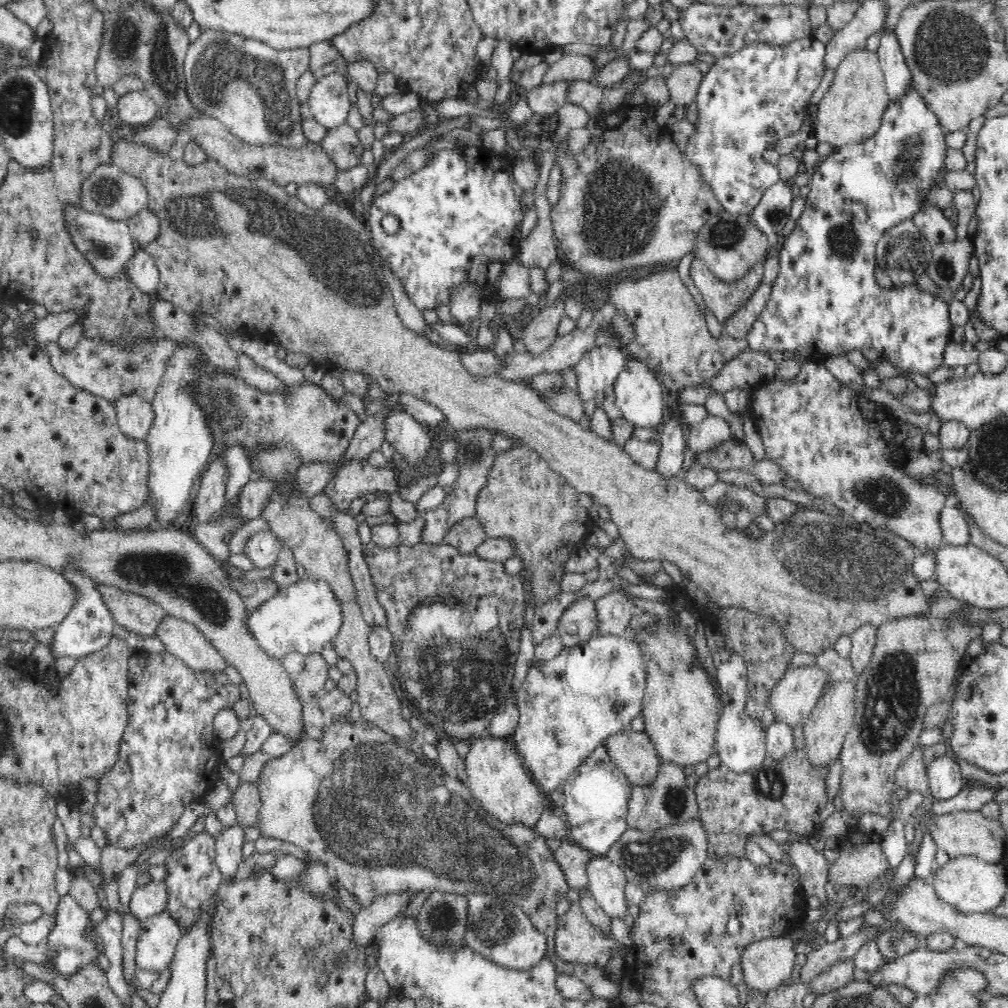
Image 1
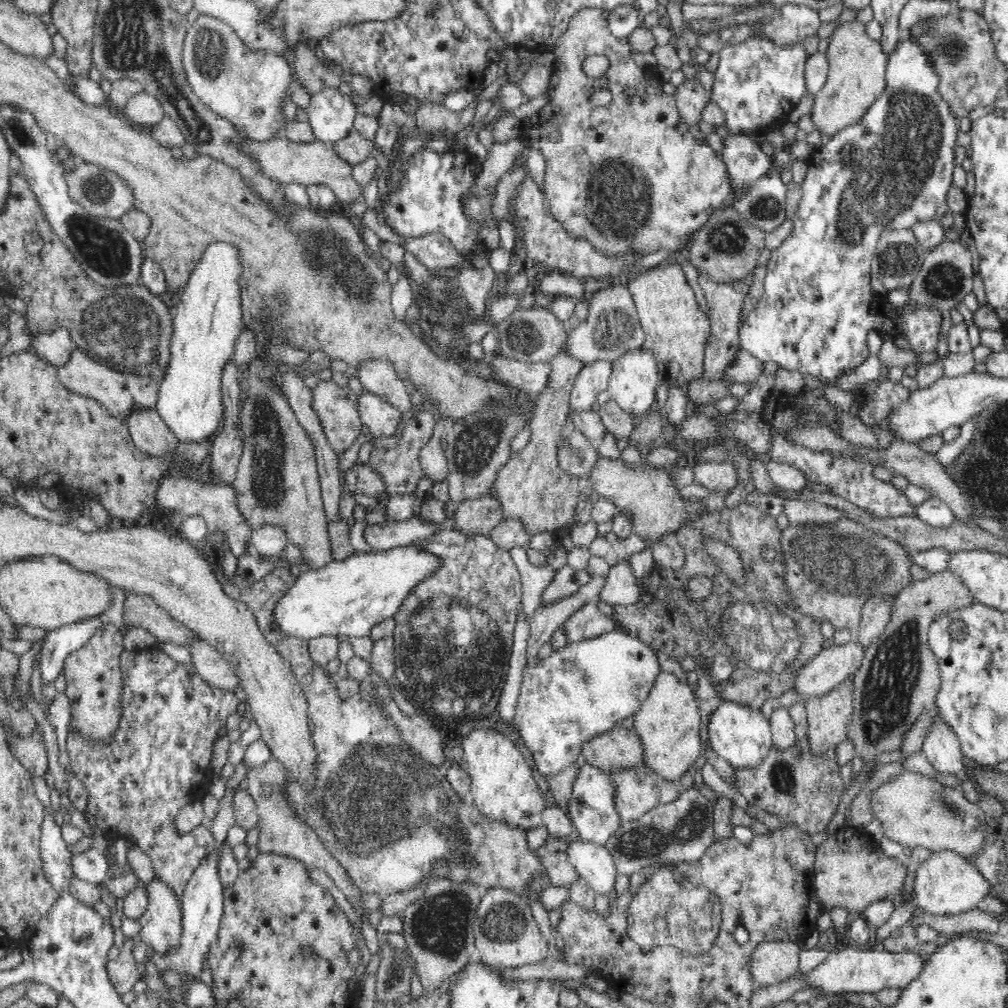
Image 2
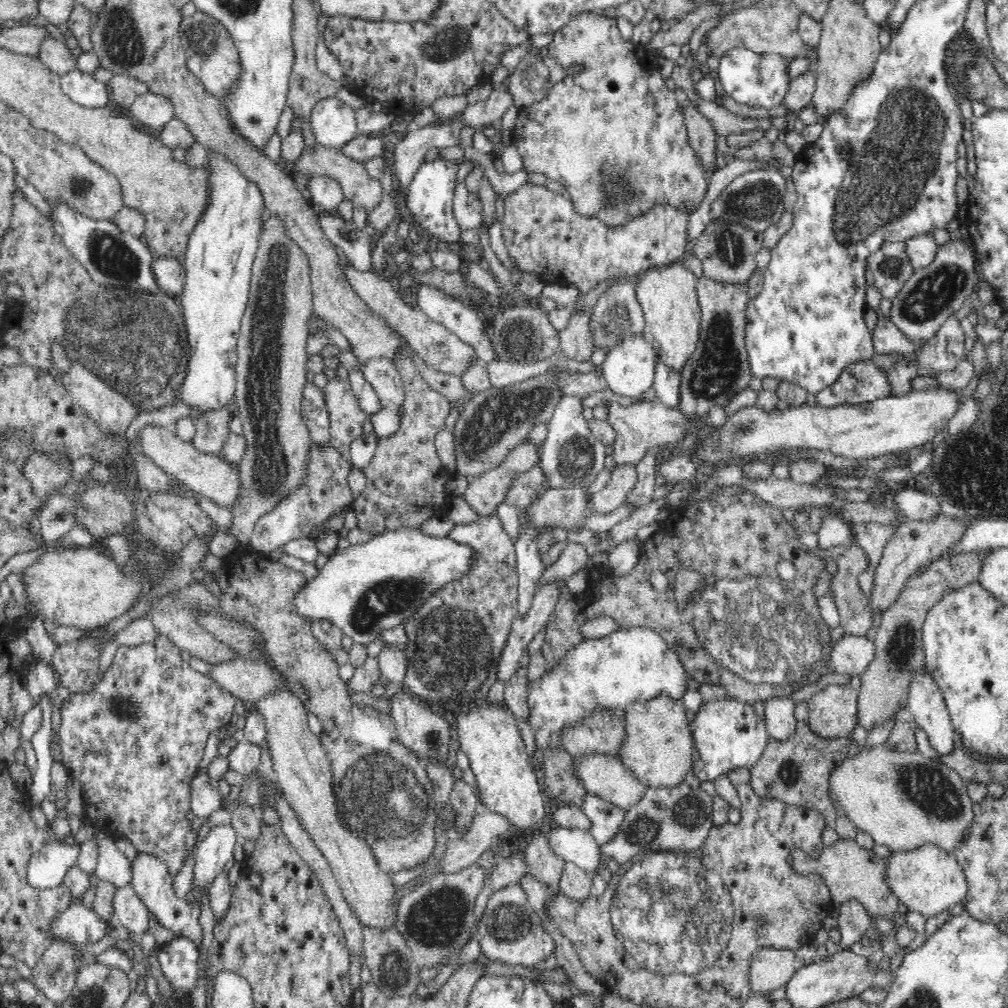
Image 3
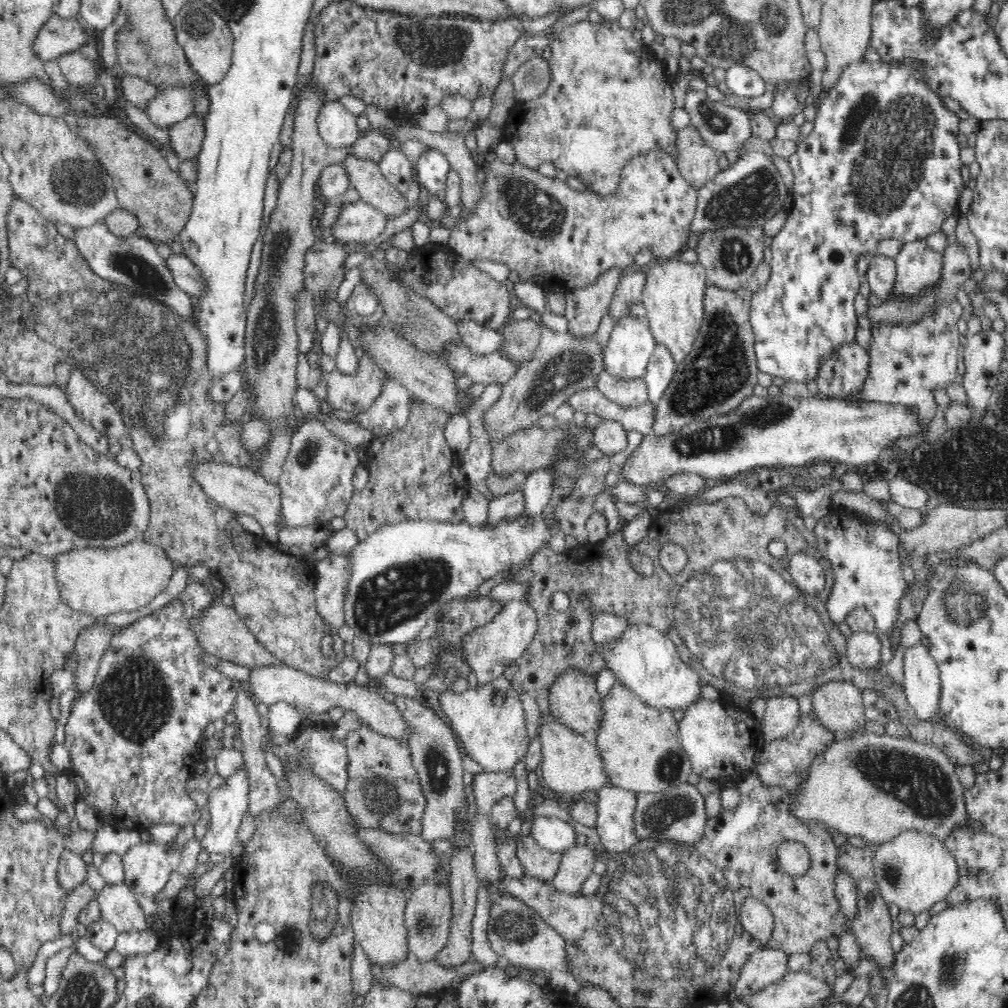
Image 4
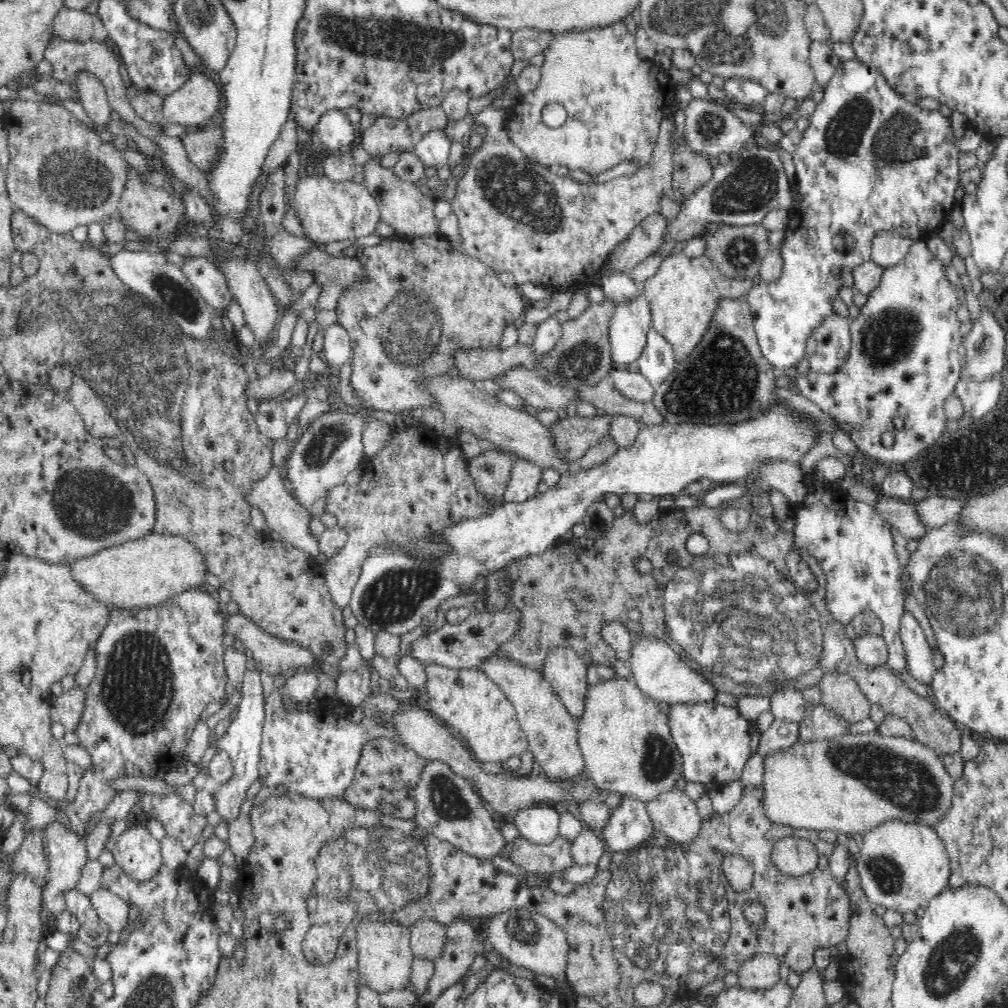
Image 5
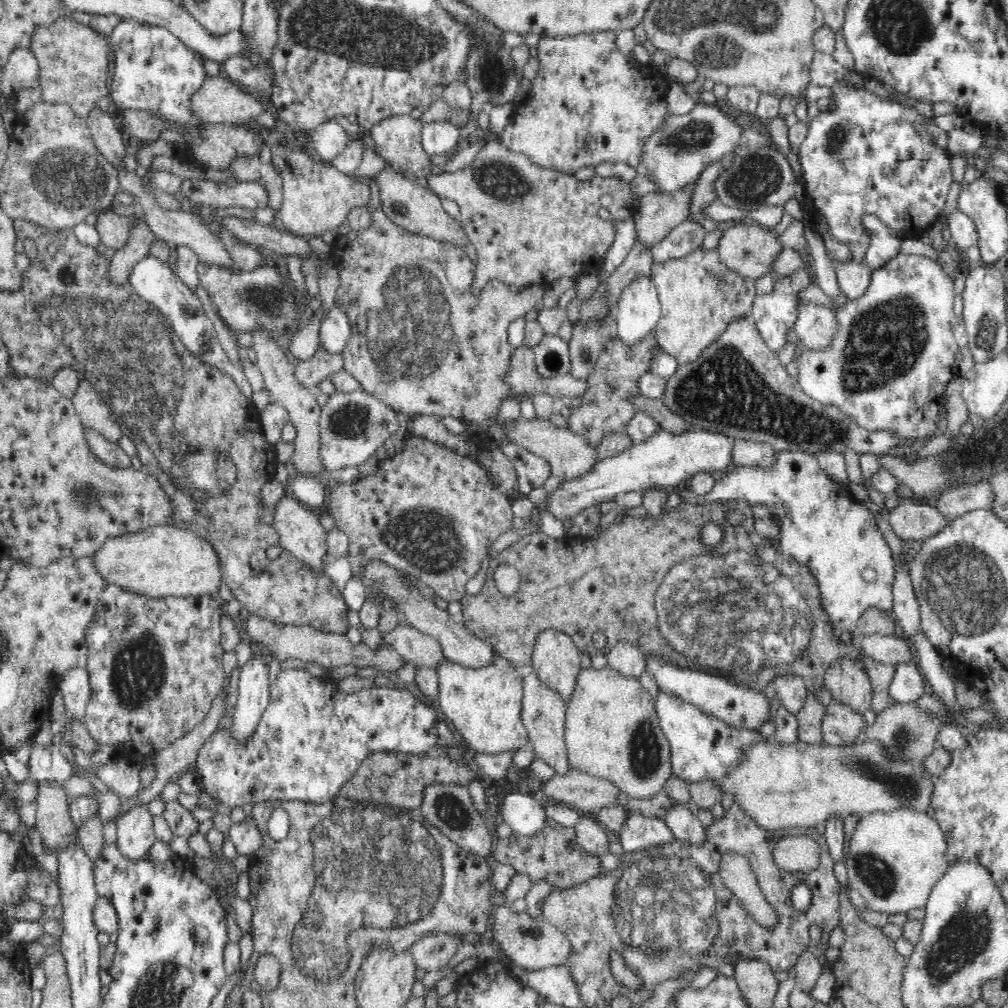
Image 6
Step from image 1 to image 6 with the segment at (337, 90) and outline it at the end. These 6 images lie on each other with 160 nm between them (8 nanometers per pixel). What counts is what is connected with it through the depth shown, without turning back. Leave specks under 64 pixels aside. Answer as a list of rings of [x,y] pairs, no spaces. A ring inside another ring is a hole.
[[[335,118],[319,124],[309,136],[319,161],[327,163],[338,157],[350,141],[346,129]]]

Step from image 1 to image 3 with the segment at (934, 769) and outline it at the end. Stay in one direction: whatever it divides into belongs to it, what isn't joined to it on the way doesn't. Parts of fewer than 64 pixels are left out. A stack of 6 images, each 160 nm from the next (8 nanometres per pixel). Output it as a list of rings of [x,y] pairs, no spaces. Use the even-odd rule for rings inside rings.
[[[927,672],[916,674],[913,679],[912,684],[910,684],[910,692],[908,692],[908,707],[912,710],[916,725],[924,732],[929,745],[938,755],[941,757],[950,756],[954,752],[954,736],[956,736],[957,731],[951,721],[941,691]]]

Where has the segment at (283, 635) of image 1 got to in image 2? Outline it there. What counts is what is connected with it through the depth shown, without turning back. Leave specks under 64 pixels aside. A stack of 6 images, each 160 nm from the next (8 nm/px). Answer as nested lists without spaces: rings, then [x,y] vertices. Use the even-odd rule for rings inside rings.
[[[408,545],[382,551],[373,549],[367,554],[360,551],[346,559],[332,561],[321,569],[310,569],[300,573],[286,594],[278,600],[277,606],[274,606],[274,630],[286,637],[300,638],[307,642],[312,638],[324,638],[324,636],[369,637],[370,630],[375,624],[393,618],[394,614],[398,612],[402,600],[408,597],[418,582],[422,582],[424,578],[430,577],[434,570],[438,570],[441,563],[440,557]]]

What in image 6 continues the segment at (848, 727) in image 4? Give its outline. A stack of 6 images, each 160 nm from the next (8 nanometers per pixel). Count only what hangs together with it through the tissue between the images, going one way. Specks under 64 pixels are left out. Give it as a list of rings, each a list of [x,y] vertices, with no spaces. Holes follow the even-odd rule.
[[[840,660],[824,672],[822,680],[825,688],[832,693],[833,702],[846,704],[862,716],[871,708],[871,681],[861,664]]]

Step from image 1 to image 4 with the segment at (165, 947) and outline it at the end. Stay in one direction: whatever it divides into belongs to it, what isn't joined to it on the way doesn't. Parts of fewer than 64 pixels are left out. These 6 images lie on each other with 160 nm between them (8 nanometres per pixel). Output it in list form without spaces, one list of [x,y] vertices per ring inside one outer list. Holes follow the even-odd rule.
[[[140,843],[129,848],[122,857],[125,883],[136,894],[156,898],[166,886],[174,865],[162,845]]]

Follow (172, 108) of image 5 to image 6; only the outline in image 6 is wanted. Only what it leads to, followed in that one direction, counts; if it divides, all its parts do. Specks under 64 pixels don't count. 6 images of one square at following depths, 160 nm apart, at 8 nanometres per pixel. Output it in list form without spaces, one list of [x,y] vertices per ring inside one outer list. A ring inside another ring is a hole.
[[[206,76],[190,98],[190,113],[206,122],[248,124],[264,112],[264,105],[228,78]]]

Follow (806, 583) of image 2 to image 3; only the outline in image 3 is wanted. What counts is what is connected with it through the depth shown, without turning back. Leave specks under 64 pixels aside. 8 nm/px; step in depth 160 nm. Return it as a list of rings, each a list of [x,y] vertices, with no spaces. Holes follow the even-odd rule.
[[[850,539],[848,544],[828,546],[828,549],[822,548],[819,543],[815,550],[809,549],[807,546],[803,546],[803,548],[804,553],[820,557],[820,561],[824,564],[827,564],[829,560],[834,560],[836,563],[837,570],[831,577],[828,594],[831,595],[836,606],[844,632],[849,635],[865,635],[868,633],[869,629],[873,627],[873,618],[870,616],[868,598],[864,595],[862,587],[859,585],[860,574],[866,572],[871,564],[870,557],[868,557],[864,549],[854,539]]]

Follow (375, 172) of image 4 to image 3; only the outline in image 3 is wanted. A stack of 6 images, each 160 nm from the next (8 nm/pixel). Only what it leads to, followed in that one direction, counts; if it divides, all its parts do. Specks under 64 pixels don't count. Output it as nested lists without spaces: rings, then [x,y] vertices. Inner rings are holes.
[[[320,144],[310,148],[310,150],[304,150],[296,160],[284,165],[284,169],[301,184],[312,178],[332,178],[340,184],[344,198],[350,200],[354,206],[372,210],[378,207],[382,202],[382,198],[386,196],[383,192],[383,186],[377,180],[370,178],[363,163],[347,158],[338,149],[324,147]]]

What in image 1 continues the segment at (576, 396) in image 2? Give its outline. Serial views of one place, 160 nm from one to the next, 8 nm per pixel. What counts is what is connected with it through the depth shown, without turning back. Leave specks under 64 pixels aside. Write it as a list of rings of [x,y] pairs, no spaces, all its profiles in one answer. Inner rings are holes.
[[[600,344],[588,350],[575,366],[581,400],[594,403],[596,394],[614,384],[628,360],[630,357],[620,346]]]

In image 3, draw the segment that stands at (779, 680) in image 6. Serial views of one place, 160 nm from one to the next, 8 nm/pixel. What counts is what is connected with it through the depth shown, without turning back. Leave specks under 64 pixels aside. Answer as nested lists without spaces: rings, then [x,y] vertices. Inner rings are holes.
[[[775,696],[765,701],[764,720],[770,738],[786,741],[795,732],[797,718],[795,705],[789,696]]]

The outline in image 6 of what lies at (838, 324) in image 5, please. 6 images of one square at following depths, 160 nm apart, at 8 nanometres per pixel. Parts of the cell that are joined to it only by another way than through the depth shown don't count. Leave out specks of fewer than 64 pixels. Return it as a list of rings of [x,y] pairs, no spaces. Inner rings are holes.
[[[804,302],[794,326],[803,348],[819,351],[825,349],[835,337],[838,328],[837,313],[826,306]]]

